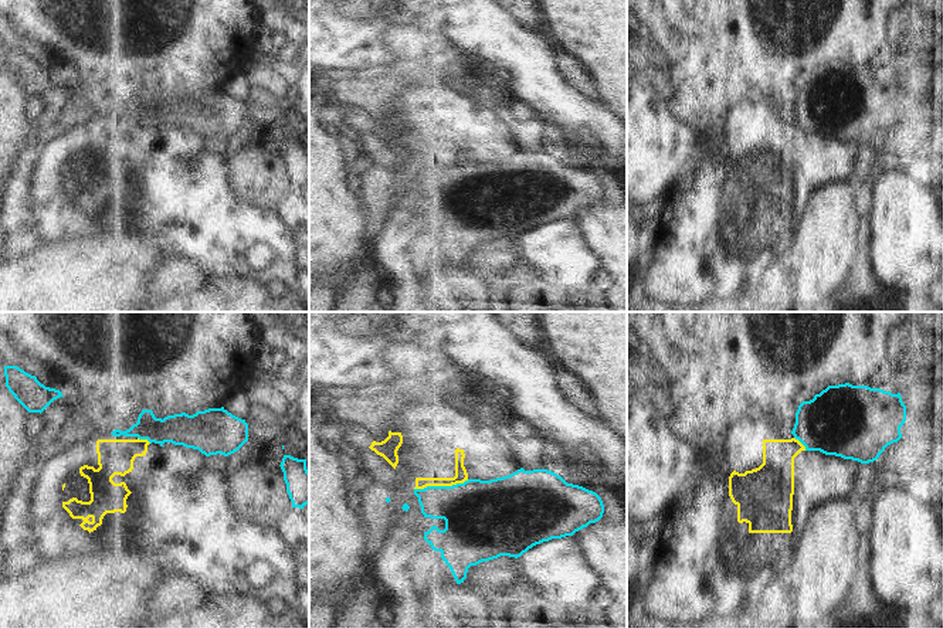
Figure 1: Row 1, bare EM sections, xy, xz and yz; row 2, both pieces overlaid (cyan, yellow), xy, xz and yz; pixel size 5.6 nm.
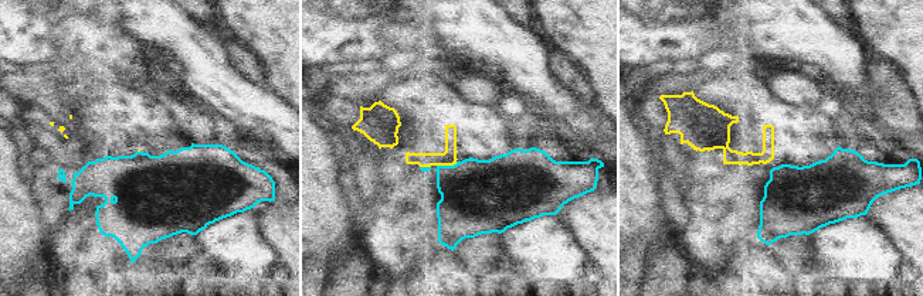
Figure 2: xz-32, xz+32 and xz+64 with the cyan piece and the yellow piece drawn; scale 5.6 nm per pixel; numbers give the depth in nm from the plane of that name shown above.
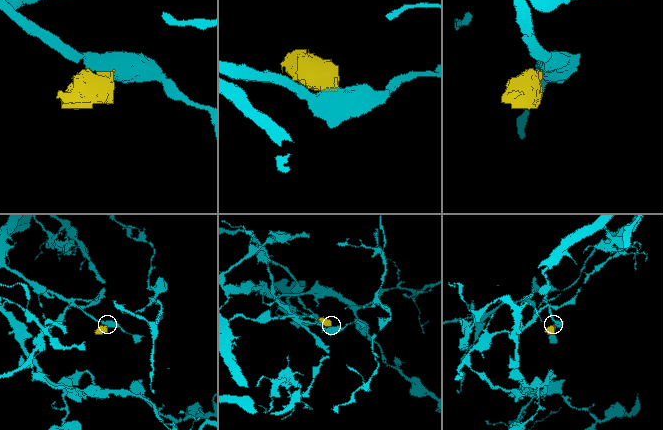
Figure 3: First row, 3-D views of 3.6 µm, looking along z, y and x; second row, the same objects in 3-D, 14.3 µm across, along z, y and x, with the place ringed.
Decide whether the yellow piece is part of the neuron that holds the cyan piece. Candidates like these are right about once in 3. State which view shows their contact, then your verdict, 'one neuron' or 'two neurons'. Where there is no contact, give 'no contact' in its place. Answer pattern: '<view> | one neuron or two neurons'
xz | two neurons

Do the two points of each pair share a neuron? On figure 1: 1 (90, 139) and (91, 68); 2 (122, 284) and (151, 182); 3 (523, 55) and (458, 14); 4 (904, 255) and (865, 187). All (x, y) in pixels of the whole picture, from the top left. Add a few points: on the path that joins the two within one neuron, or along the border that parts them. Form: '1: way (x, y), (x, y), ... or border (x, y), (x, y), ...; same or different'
1: border (95, 115), (101, 118), (109, 116); different
2: border (102, 231), (142, 230), (155, 236), (165, 250); different
3: way (508, 44), (494, 37), (474, 19); same
4: border (892, 170), (879, 179), (862, 211); different

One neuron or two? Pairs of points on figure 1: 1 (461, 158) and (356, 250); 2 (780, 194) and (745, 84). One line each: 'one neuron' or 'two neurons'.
1: two neurons
2: two neurons

